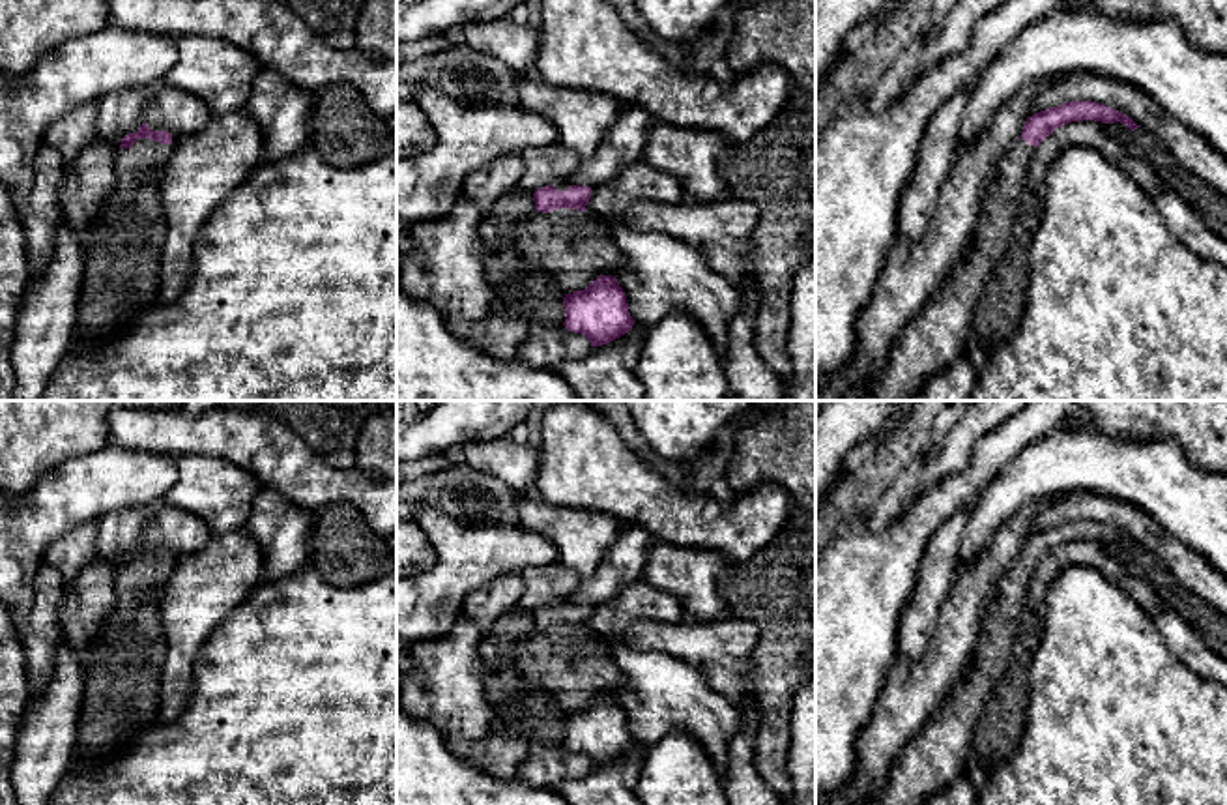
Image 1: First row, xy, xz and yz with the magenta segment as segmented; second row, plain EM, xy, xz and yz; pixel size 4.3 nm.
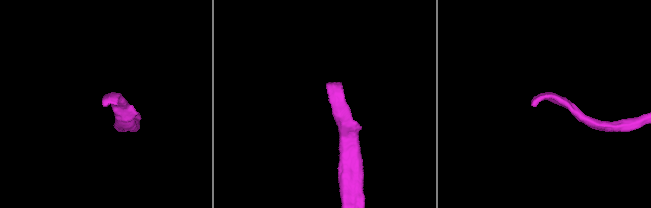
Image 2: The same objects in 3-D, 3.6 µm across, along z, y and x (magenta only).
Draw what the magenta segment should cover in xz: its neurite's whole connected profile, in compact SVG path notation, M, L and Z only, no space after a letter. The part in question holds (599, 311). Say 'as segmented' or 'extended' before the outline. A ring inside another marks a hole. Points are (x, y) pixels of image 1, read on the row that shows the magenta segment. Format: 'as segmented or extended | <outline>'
as segmented | M599 275L584 290L565 294L563 307L563 326L569 331L585 335L591 346L608 344L634 326L627 296L612 275Z

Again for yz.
extended | M1096 101L1062 103L1029 116L1021 139L1010 146L984 195L971 238L941 286L892 346L888 363L866 401L907 401L933 374L965 354L976 303L1012 238L1036 146L1055 129L1083 120L1139 127L1130 116Z

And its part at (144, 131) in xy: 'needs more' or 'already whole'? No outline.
needs more

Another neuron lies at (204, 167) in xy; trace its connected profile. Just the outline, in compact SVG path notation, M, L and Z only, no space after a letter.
M243 109L213 116L206 127L172 140L159 189L166 221L161 301L181 294L202 225L260 163L262 148L262 127Z

